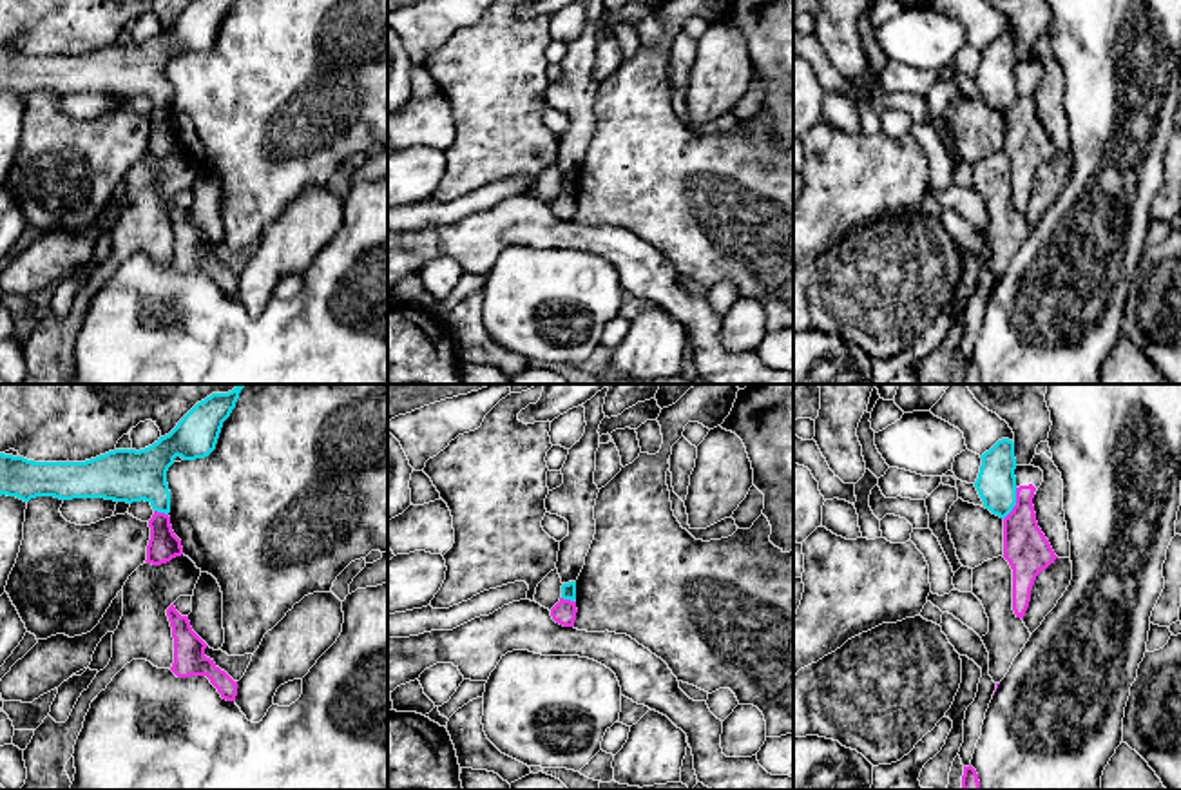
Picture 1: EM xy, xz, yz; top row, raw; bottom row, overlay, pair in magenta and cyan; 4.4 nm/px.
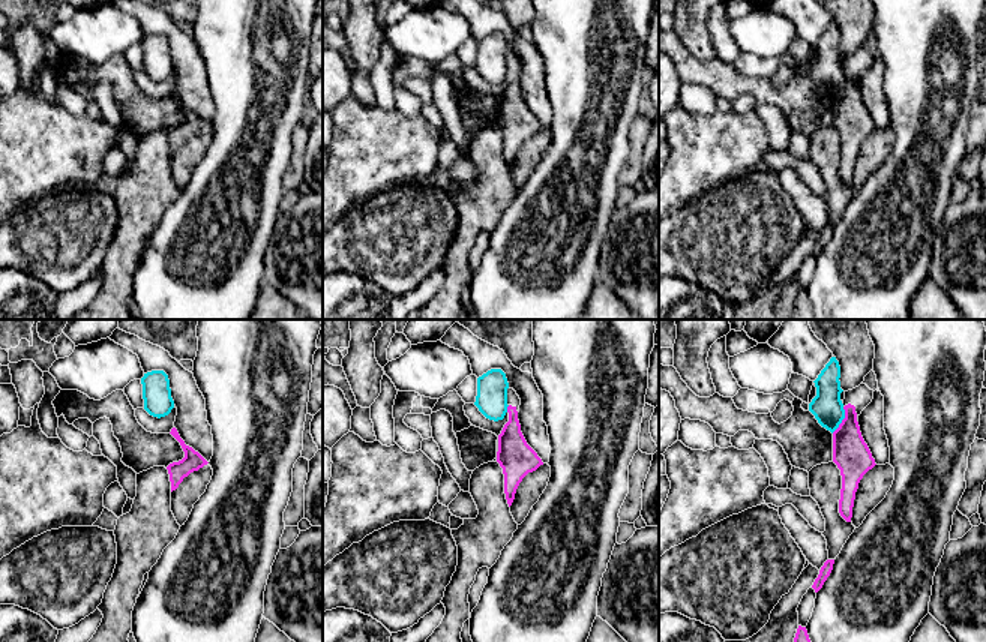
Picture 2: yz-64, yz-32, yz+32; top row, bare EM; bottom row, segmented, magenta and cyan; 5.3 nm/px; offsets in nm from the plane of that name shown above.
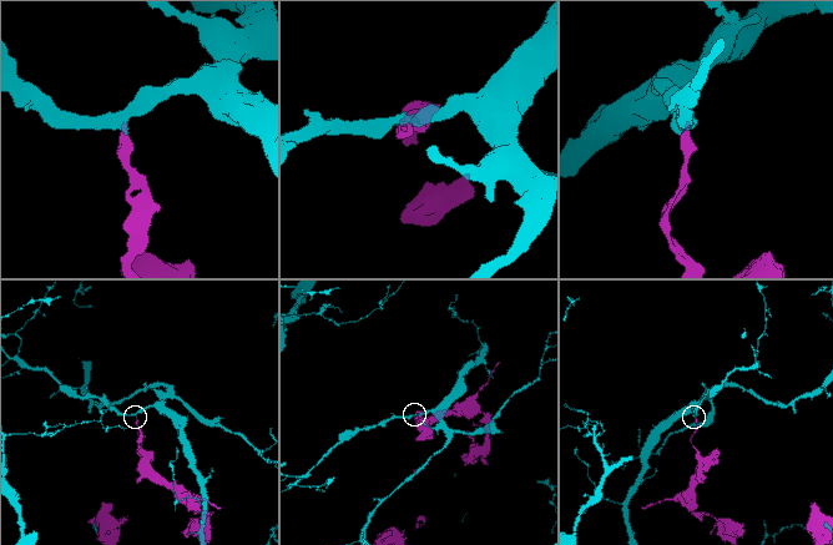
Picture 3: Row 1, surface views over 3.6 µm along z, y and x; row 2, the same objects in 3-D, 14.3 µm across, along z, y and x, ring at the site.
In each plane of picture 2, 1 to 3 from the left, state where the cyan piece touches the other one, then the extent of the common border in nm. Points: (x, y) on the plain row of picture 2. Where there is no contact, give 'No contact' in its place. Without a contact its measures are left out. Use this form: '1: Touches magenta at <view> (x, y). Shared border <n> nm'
1: No contact
2: Touches magenta at yz-32 (508, 72). Shared border 40 nm
3: Touches magenta at yz+32 (842, 84). Shared border 160 nm

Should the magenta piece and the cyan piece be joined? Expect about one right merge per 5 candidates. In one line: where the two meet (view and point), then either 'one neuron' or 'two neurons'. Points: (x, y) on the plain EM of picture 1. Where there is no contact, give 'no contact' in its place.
contact yz (1017, 98); two neurons

